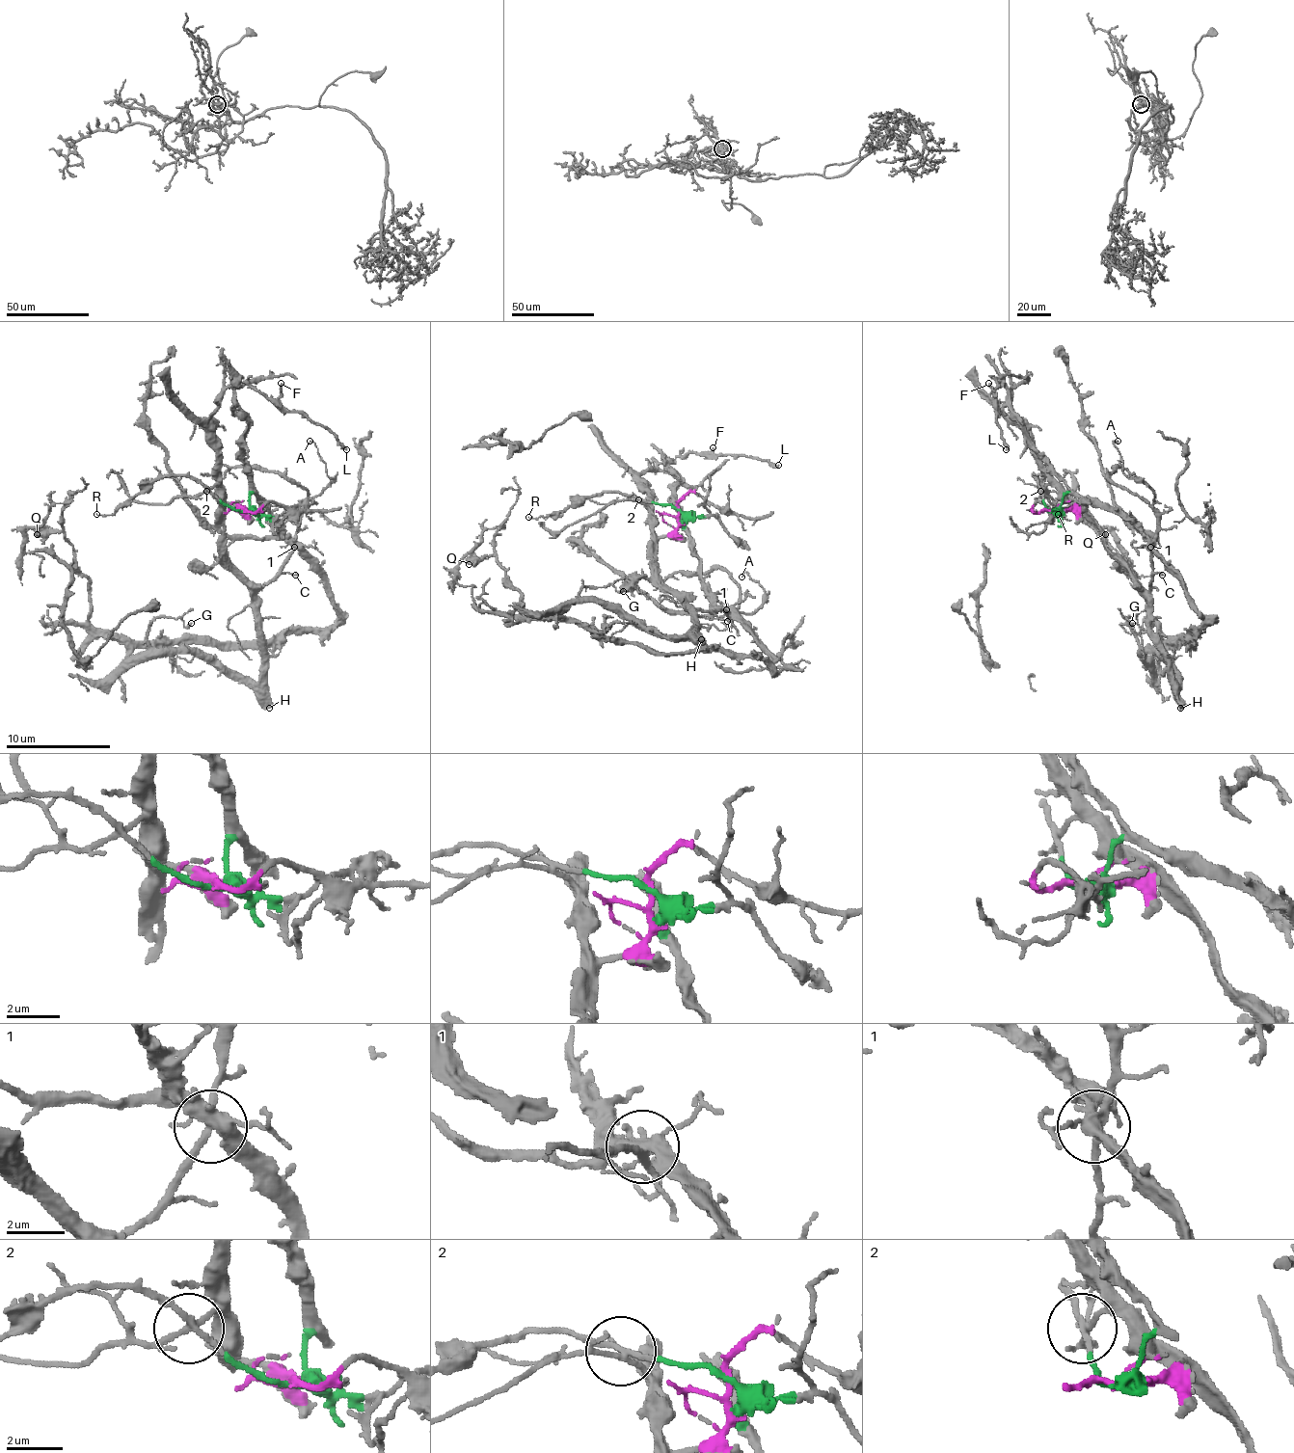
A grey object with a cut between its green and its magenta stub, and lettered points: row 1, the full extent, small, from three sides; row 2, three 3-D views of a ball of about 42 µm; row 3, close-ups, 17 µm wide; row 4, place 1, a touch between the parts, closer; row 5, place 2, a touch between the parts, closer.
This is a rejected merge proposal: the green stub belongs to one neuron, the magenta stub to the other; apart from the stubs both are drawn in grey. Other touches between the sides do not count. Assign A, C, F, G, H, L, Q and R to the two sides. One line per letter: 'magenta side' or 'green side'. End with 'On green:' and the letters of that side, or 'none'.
A: magenta side
C: magenta side
F: green side
G: magenta side
H: magenta side
L: green side
Q: green side
R: green side
On green: F, L, Q, R

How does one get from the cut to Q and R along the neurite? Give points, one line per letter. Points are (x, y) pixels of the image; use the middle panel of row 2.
Q: (676, 510), (702, 585), (768, 660), (647, 653), (569, 619), (520, 614), (523, 596), (497, 556), (468, 564)
R: (676, 510), (619, 492), (601, 492), (579, 497), (564, 510), (541, 518), (527, 518)

